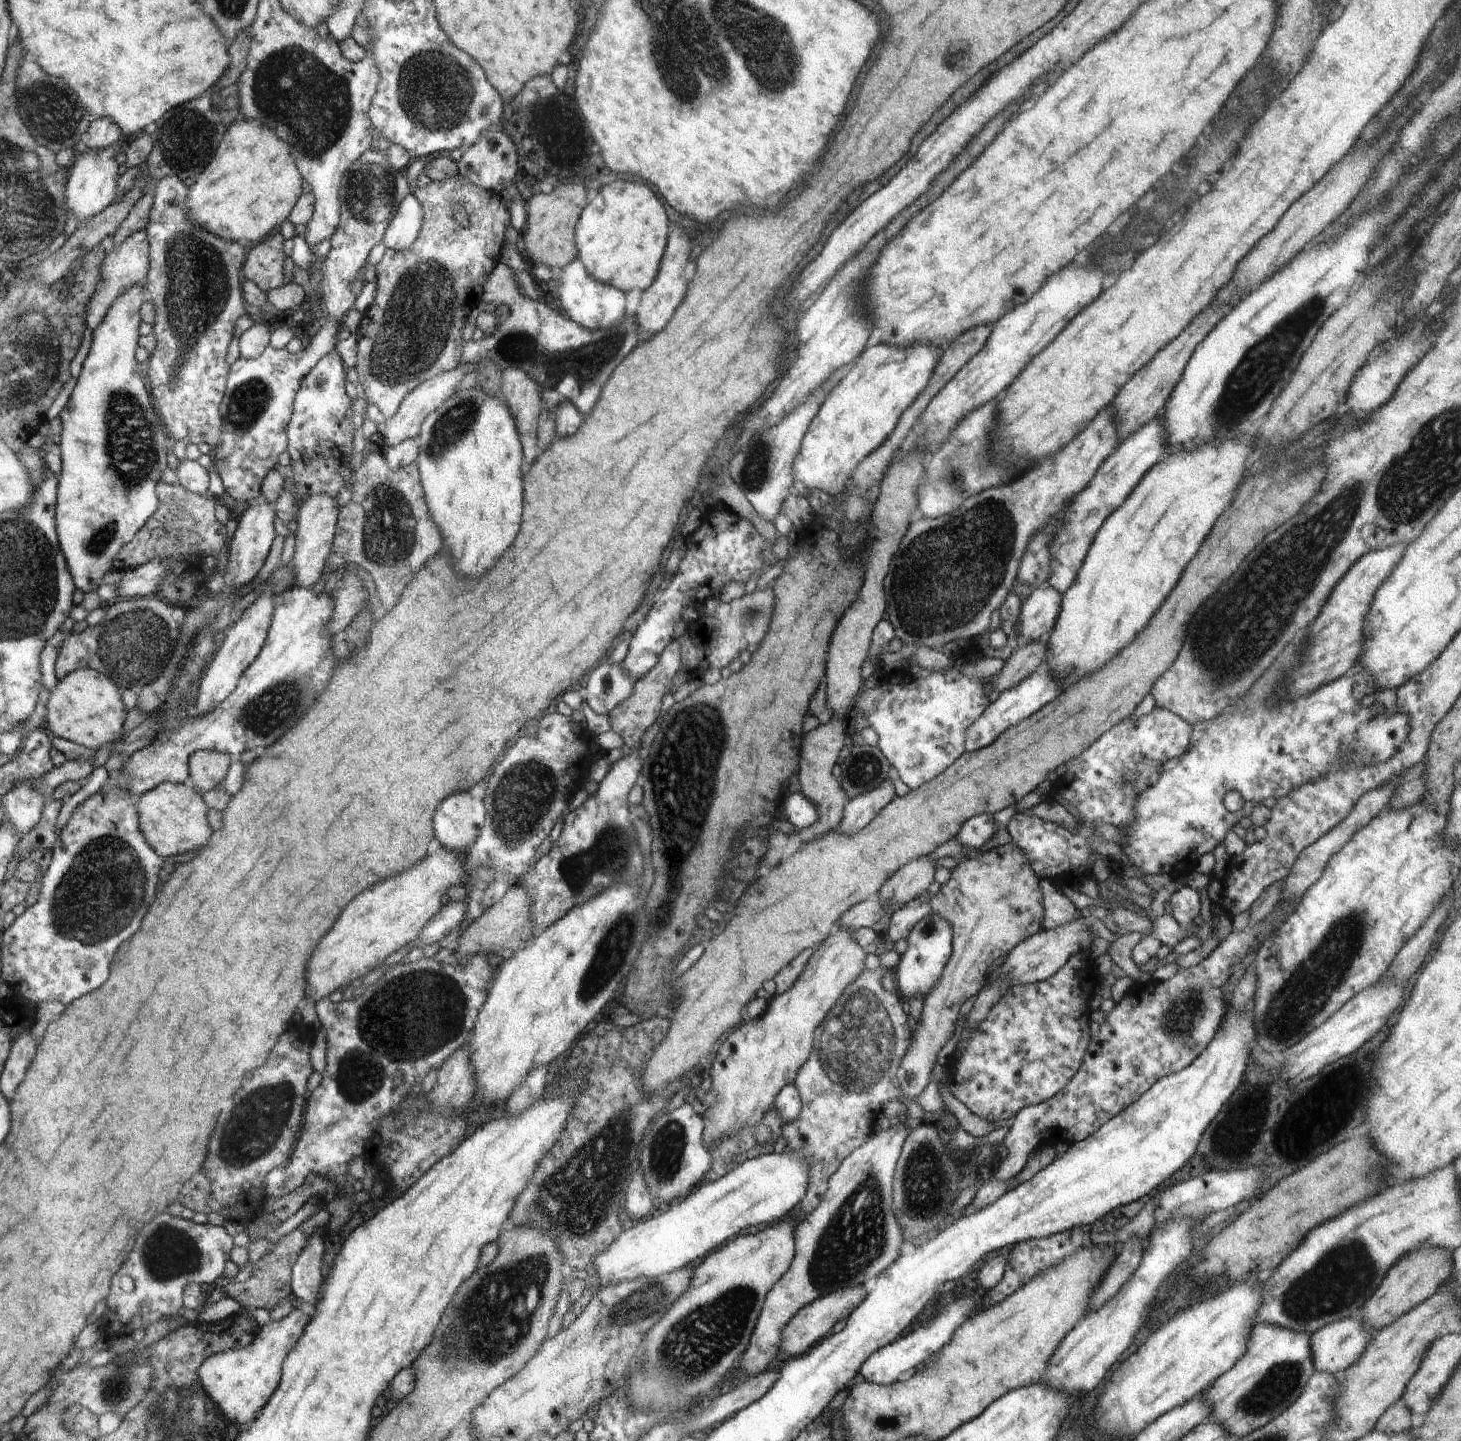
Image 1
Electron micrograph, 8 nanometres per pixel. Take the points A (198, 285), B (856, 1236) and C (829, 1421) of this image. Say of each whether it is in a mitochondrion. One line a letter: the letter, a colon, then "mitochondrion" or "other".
A: mitochondrion
B: mitochondrion
C: other

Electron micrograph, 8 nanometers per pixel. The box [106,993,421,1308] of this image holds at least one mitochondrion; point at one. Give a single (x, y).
(253, 1127)

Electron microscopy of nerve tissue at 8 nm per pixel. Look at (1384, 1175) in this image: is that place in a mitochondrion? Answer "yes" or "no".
no

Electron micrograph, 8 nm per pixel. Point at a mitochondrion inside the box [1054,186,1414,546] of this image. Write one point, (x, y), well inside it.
(1262, 367)

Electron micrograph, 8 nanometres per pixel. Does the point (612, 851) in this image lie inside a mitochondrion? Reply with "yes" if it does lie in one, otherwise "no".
yes

